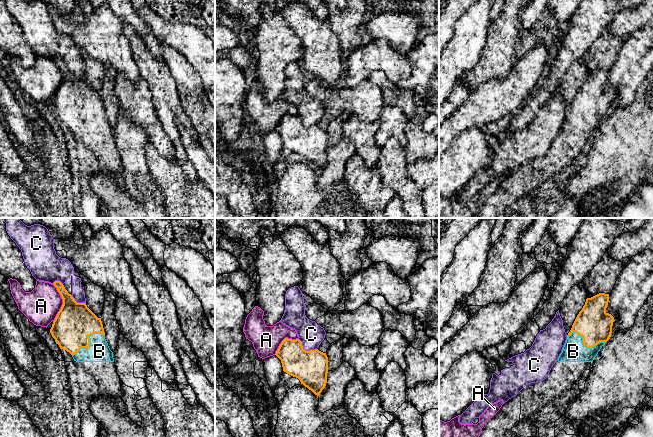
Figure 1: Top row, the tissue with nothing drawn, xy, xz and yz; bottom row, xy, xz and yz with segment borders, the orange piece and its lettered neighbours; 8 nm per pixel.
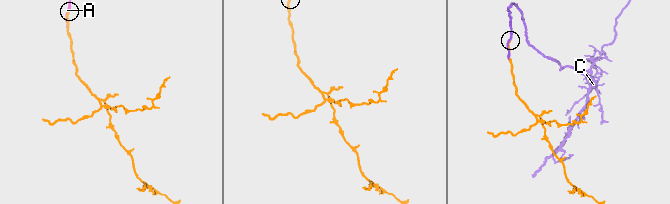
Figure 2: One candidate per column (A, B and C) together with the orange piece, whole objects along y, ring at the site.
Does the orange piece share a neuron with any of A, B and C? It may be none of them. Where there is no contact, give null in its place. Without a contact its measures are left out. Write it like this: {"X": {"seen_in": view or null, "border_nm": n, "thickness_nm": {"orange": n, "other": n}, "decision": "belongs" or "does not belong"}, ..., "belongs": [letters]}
{"A": {"seen_in": "xy", "border_nm": 320, "thickness_nm": {"orange": 300, "other": 280}, "decision": "does not belong"}, "B": {"seen_in": "yz", "border_nm": 320, "thickness_nm": {"orange": 280, "other": 180}, "decision": "belongs"}, "C": {"seen_in": "xz", "border_nm": 180, "thickness_nm": {"orange": 280, "other": 200}, "decision": "does not belong"}, "belongs": ["B"]}

